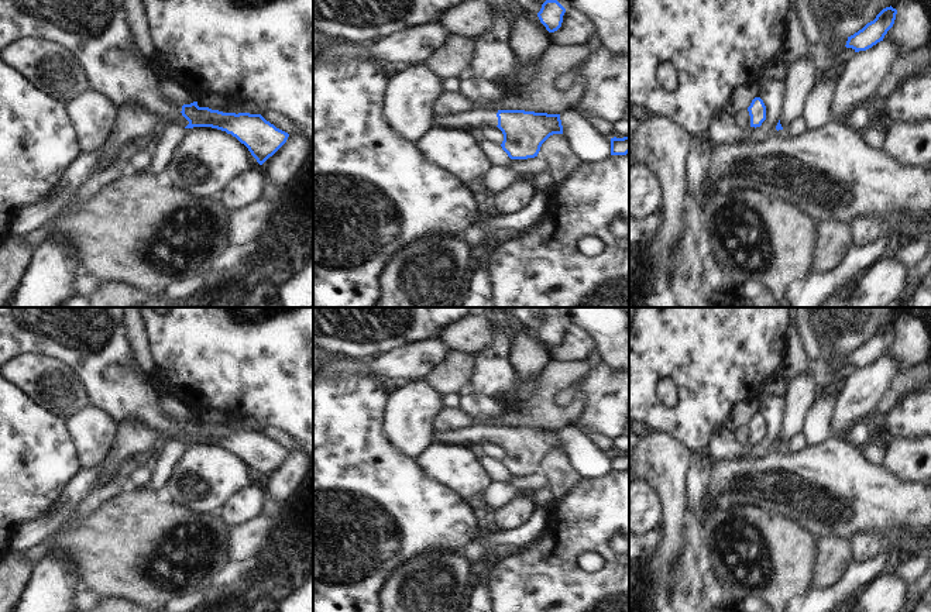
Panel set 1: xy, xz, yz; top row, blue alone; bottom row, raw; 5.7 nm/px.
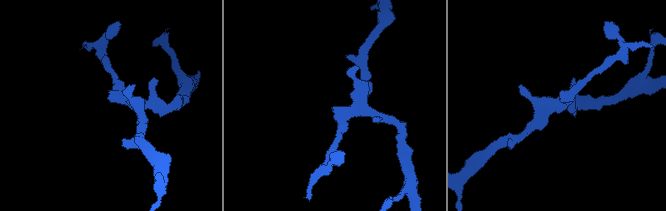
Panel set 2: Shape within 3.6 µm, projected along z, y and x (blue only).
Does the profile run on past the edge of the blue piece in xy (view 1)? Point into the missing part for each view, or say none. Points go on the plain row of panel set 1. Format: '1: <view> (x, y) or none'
1: xy (93, 341)

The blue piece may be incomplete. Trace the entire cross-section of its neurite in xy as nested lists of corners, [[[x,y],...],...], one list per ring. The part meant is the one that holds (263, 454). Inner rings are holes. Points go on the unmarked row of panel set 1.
[[[0,307],[0,367],[21,353],[49,354],[68,362],[82,379],[89,400],[117,422],[124,417],[140,419],[159,432],[176,433],[181,429],[189,437],[185,444],[212,443],[226,447],[244,460],[260,481],[289,453],[261,430],[223,429],[199,423],[197,417],[179,422],[165,415],[159,405],[159,393],[134,360],[123,307]]]

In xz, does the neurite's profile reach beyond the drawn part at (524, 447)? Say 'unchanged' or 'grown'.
grown

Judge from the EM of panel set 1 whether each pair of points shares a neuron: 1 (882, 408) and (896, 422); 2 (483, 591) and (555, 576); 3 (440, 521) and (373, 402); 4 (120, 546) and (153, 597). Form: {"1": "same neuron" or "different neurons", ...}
{"1": "different neurons", "2": "different neurons", "3": "same neuron", "4": "same neuron"}

